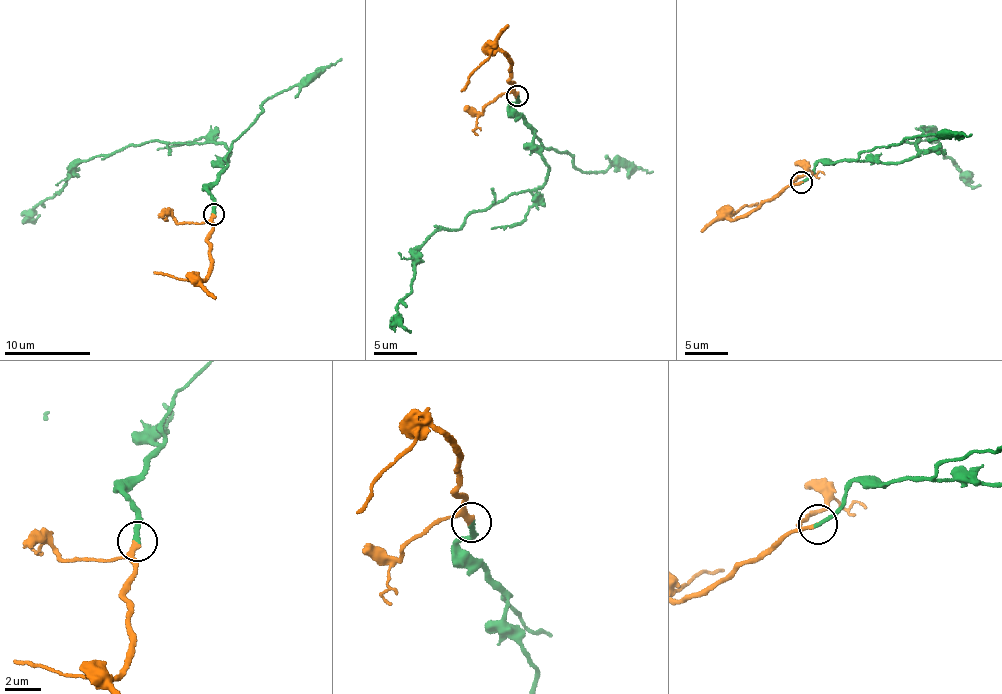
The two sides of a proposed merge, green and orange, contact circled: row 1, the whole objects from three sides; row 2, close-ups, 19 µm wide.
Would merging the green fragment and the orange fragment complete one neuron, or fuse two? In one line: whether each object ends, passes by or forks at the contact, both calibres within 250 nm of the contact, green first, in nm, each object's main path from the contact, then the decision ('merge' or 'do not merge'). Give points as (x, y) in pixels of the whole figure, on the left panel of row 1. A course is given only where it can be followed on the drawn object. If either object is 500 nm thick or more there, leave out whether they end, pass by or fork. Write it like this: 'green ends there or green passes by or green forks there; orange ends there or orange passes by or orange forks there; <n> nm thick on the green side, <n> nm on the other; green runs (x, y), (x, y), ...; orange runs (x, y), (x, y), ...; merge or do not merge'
green ends there; orange ends there; 260 nm thick on the green side, 280 nm on the other; green runs (214, 214), (208, 189), (225, 169), (224, 145), (155, 141), (76, 166), (40, 214); orange runs (214, 214), (214, 227), (207, 239), (213, 259), (203, 279), (154, 273); merge

